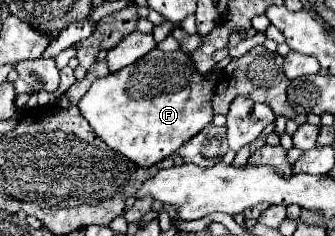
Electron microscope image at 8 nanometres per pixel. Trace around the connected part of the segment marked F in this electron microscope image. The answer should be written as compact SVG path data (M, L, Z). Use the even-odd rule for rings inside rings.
M151 51L143 59L117 73L97 79L79 103L81 115L111 149L139 167L151 167L173 155L185 141L197 135L213 119L213 83L203 77L183 51ZM169 87L181 87L169 93Z

